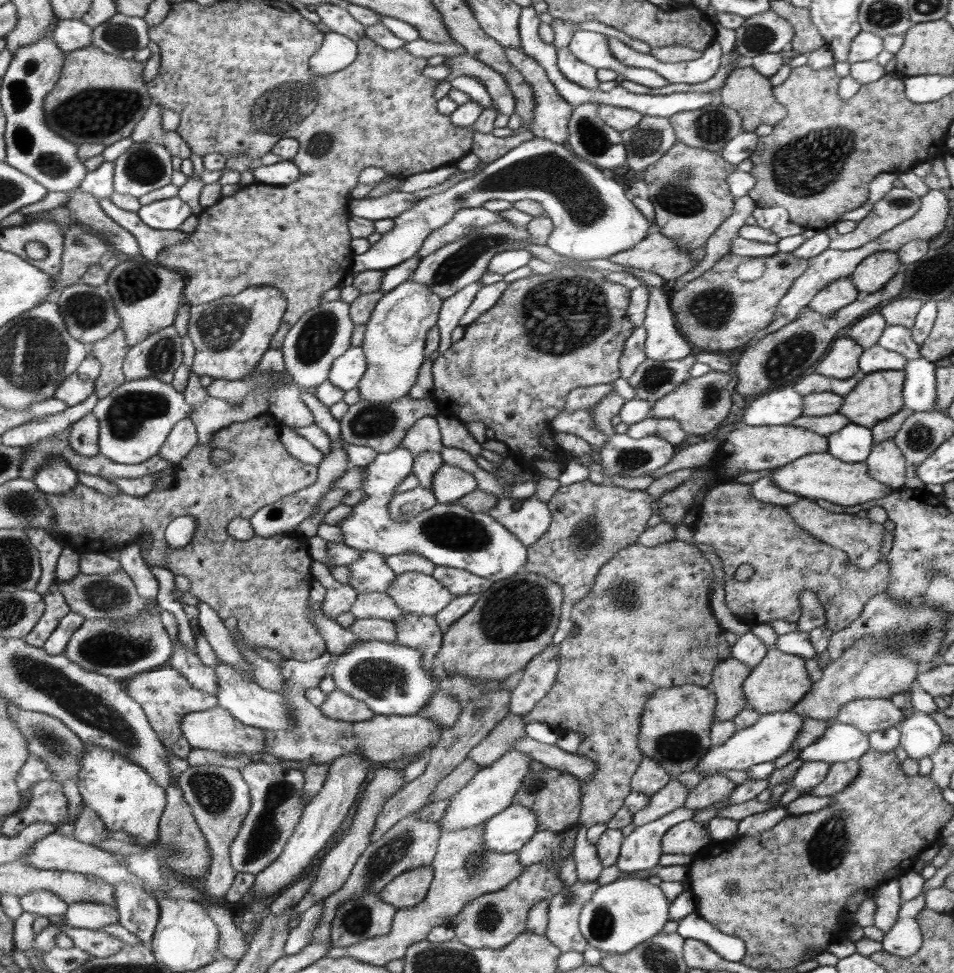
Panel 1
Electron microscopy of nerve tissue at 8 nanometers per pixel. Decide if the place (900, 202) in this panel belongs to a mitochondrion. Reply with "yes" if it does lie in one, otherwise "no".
yes

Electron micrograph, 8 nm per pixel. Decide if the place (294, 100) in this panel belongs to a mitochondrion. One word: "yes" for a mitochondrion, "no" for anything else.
yes

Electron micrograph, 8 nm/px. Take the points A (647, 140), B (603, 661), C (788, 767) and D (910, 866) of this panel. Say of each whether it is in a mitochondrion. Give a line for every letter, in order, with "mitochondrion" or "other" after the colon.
A: mitochondrion
B: other
C: other
D: other

